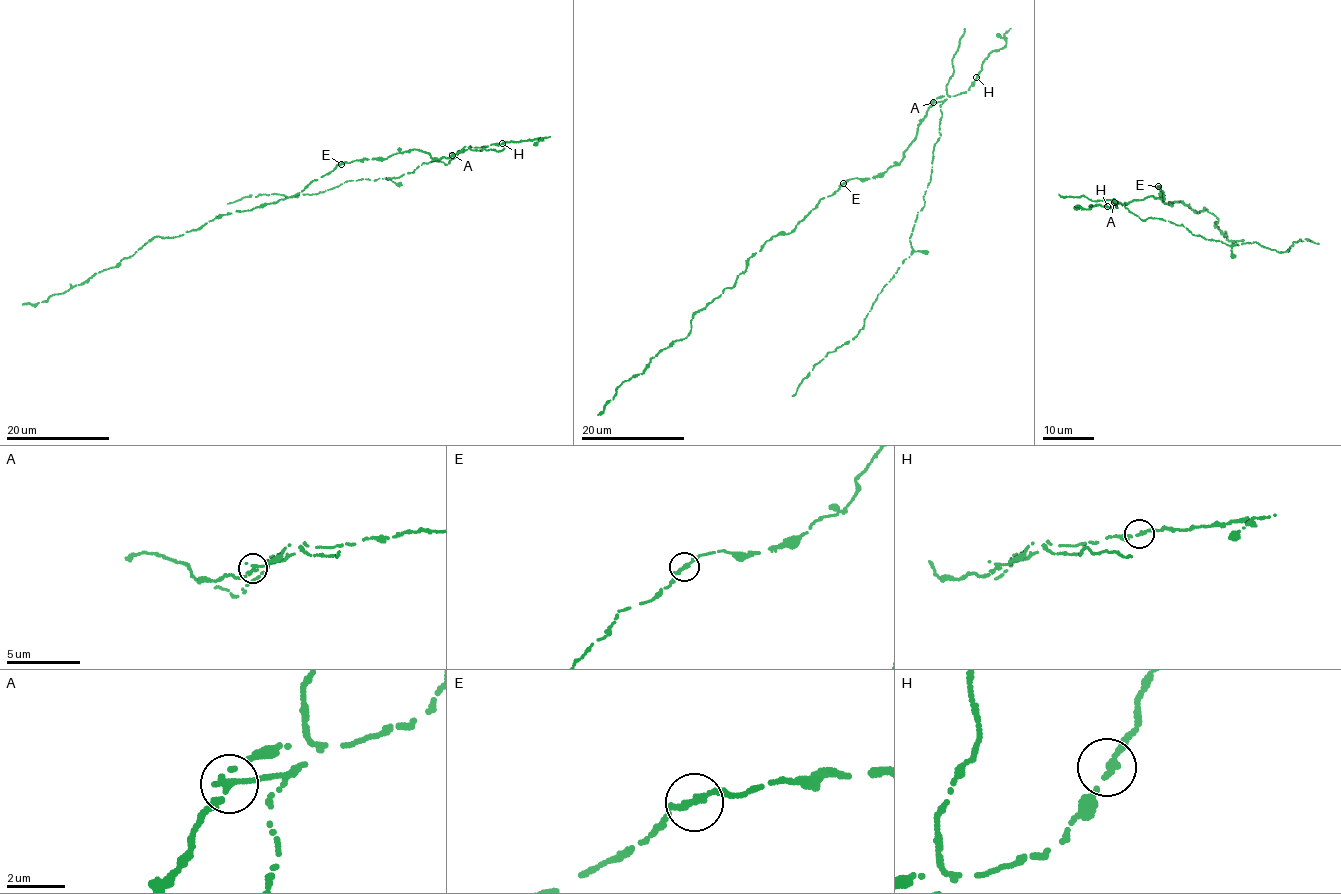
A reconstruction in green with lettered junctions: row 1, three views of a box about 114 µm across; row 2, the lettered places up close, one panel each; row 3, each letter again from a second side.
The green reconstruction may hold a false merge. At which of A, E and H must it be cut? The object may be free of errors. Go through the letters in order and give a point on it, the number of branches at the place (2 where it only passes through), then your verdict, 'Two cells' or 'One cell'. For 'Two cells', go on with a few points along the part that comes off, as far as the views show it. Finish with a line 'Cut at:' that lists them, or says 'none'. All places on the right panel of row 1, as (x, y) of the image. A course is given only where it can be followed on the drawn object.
A: Place: (1114, 202). Branches: 2. Two cells. Course of the part to remove: (1114, 202), (1142, 221), (1160, 218), (1233, 245), (1255, 242), (1283, 252), (1299, 240), (1318, 244)
E: Place: (1158, 186). Branches: 2. One cell
H: Place: (1107, 206). Branches: 2. One cell
Cut at: A

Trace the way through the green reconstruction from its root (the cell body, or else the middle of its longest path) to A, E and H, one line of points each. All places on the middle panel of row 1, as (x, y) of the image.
A: (894, 165), (900, 163), (916, 136), (918, 124), (933, 103)
E: (894, 165), (867, 180), (855, 178), (843, 183)
H: (894, 165), (900, 163), (933, 101), (946, 94), (961, 94), (968, 90), (976, 77)

